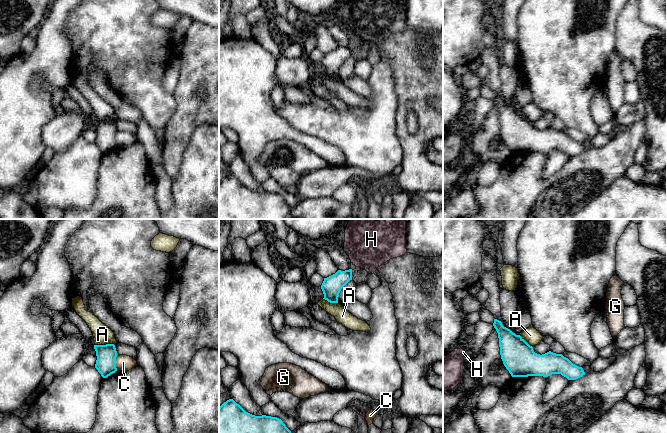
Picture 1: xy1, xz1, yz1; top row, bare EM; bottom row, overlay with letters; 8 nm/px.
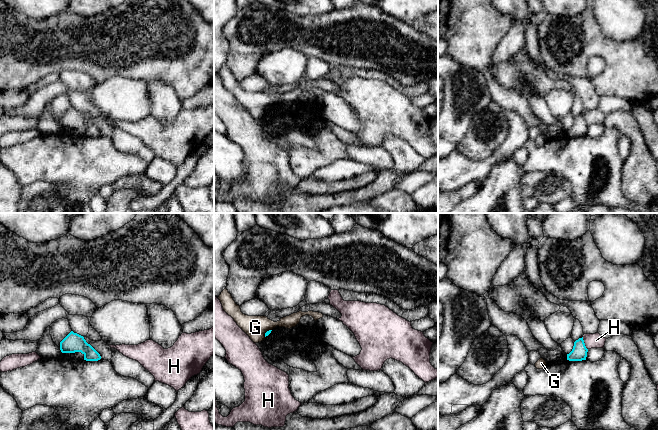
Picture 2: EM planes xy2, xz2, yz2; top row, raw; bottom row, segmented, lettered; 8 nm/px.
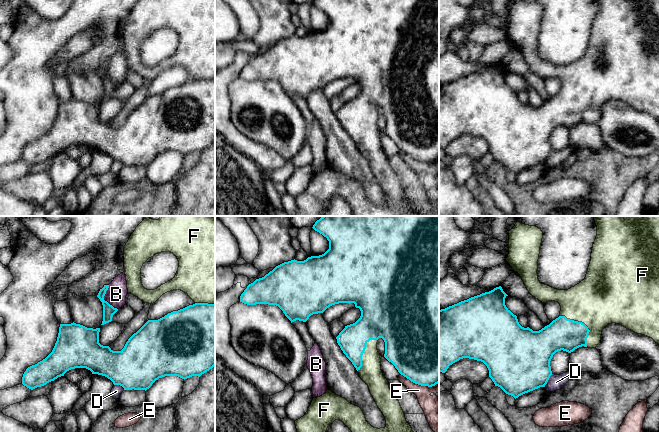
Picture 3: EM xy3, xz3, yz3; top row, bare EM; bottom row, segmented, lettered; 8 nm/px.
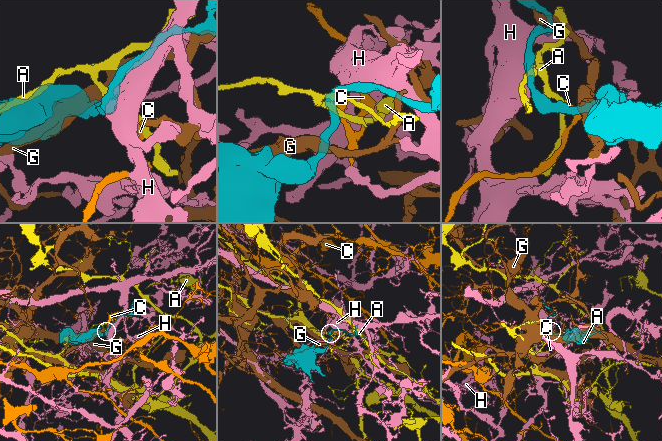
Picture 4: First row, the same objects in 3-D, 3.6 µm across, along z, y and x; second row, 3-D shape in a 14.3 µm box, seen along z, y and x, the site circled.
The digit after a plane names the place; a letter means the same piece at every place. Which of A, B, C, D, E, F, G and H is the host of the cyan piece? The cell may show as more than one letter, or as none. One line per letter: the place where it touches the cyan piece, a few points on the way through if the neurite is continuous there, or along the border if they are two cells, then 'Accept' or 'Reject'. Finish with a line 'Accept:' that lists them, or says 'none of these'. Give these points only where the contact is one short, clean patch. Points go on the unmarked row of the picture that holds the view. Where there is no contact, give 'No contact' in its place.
A: Touches cyan at xy1 (104, 121). Boundary: xy1 (114, 120), (95, 121). Reject
B: Touches cyan at xy3 (103, 75). Reject
C: Touches cyan at xy1 (115, 138). Boundary: xy1 (117, 130), (116, 146). Reject
D: Touches cyan at yz3 (548, 155). Boundary: yz3 (552, 150), (544, 162). Reject
E: Touches cyan at xz3 (419, 160). Reject
F: Touches cyan at yz3 (583, 99). Accept
G: Touches cyan at xz2 (266, 108). Reject
H: Touches cyan at yz2 (584, 119). Reject
Accept: F

